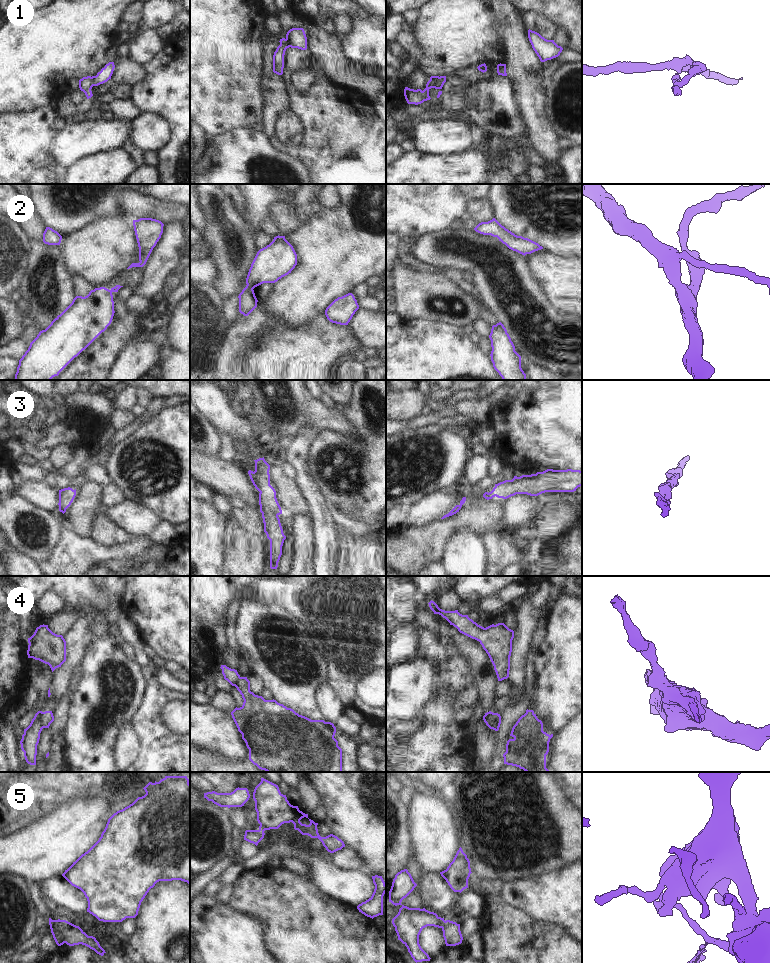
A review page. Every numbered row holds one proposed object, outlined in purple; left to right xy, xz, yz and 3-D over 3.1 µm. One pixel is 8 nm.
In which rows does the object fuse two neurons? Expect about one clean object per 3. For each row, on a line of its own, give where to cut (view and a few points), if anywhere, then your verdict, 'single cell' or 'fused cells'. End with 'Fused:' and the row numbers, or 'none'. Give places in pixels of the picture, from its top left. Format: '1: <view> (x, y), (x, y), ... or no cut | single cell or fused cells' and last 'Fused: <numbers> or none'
1: yz (439, 77), (438, 81), (440, 83), (433, 87) | fused cells
2: no cut | single cell
3: no cut | single cell
4: yz (491, 712), (489, 715), (490, 723), (494, 729) | fused cells
5: yz (445, 921), (441, 927) | fused cells
Fused: 1, 4, 5

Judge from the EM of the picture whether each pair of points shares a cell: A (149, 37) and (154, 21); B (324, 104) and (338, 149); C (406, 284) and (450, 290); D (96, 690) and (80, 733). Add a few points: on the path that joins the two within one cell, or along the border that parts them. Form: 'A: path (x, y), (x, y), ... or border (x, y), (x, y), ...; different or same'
A: border (140, 27), (154, 30); different
B: path (324, 115), (330, 126), (338, 134), (338, 138); same
C: path (417, 290), (439, 290); same
D: path (95, 701), (89, 707), (83, 722); same

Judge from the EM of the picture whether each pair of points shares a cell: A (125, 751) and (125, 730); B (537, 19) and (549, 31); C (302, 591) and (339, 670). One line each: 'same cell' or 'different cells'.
A: same cell
B: same cell
C: same cell

